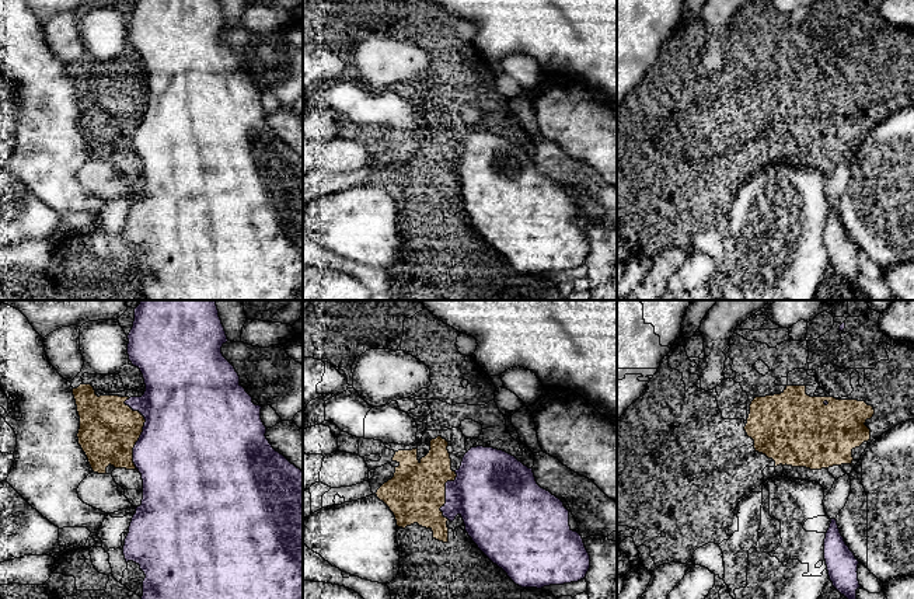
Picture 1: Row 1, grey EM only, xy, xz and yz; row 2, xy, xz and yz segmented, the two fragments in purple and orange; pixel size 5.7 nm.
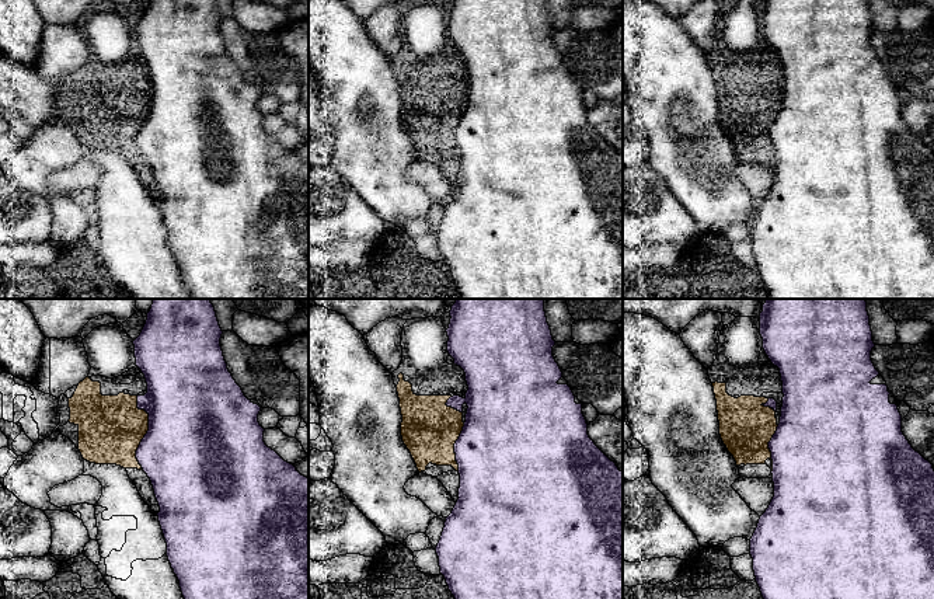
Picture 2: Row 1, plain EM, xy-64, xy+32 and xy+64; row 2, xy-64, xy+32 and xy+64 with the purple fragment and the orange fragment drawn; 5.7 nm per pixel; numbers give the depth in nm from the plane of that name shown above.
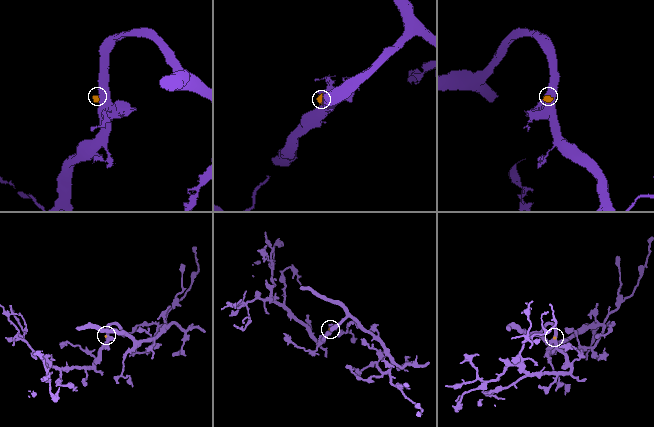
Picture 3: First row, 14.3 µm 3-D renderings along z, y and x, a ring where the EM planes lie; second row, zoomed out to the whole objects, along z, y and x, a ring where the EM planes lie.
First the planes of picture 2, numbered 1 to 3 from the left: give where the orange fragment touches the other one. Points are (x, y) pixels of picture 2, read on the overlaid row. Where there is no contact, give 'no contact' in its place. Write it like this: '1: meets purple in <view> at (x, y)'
1: meets purple in xy-64 at (147, 431)
2: meets purple in xy+32 at (455, 446)
3: meets purple in xy+64 at (769, 448)

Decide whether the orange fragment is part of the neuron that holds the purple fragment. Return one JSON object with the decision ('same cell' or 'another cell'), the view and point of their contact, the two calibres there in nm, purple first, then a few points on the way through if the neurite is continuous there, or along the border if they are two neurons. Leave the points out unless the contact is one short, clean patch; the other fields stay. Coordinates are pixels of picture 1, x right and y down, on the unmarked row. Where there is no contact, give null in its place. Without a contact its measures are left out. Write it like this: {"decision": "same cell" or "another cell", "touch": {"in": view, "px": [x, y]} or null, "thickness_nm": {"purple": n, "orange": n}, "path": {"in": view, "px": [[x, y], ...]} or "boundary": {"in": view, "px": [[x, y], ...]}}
{"decision": "another cell", "touch": {"in": "xy", "px": [142, 118]}, "thickness_nm": {"purple": 500, "orange": 340}}

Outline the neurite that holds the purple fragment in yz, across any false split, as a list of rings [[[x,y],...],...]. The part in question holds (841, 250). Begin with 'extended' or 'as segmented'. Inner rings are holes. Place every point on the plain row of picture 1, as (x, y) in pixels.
as segmented; [[[831,205],[826,219],[824,245],[833,272],[851,289],[859,289],[857,285],[857,275],[861,274],[857,258],[859,247],[845,230],[835,205]]]

